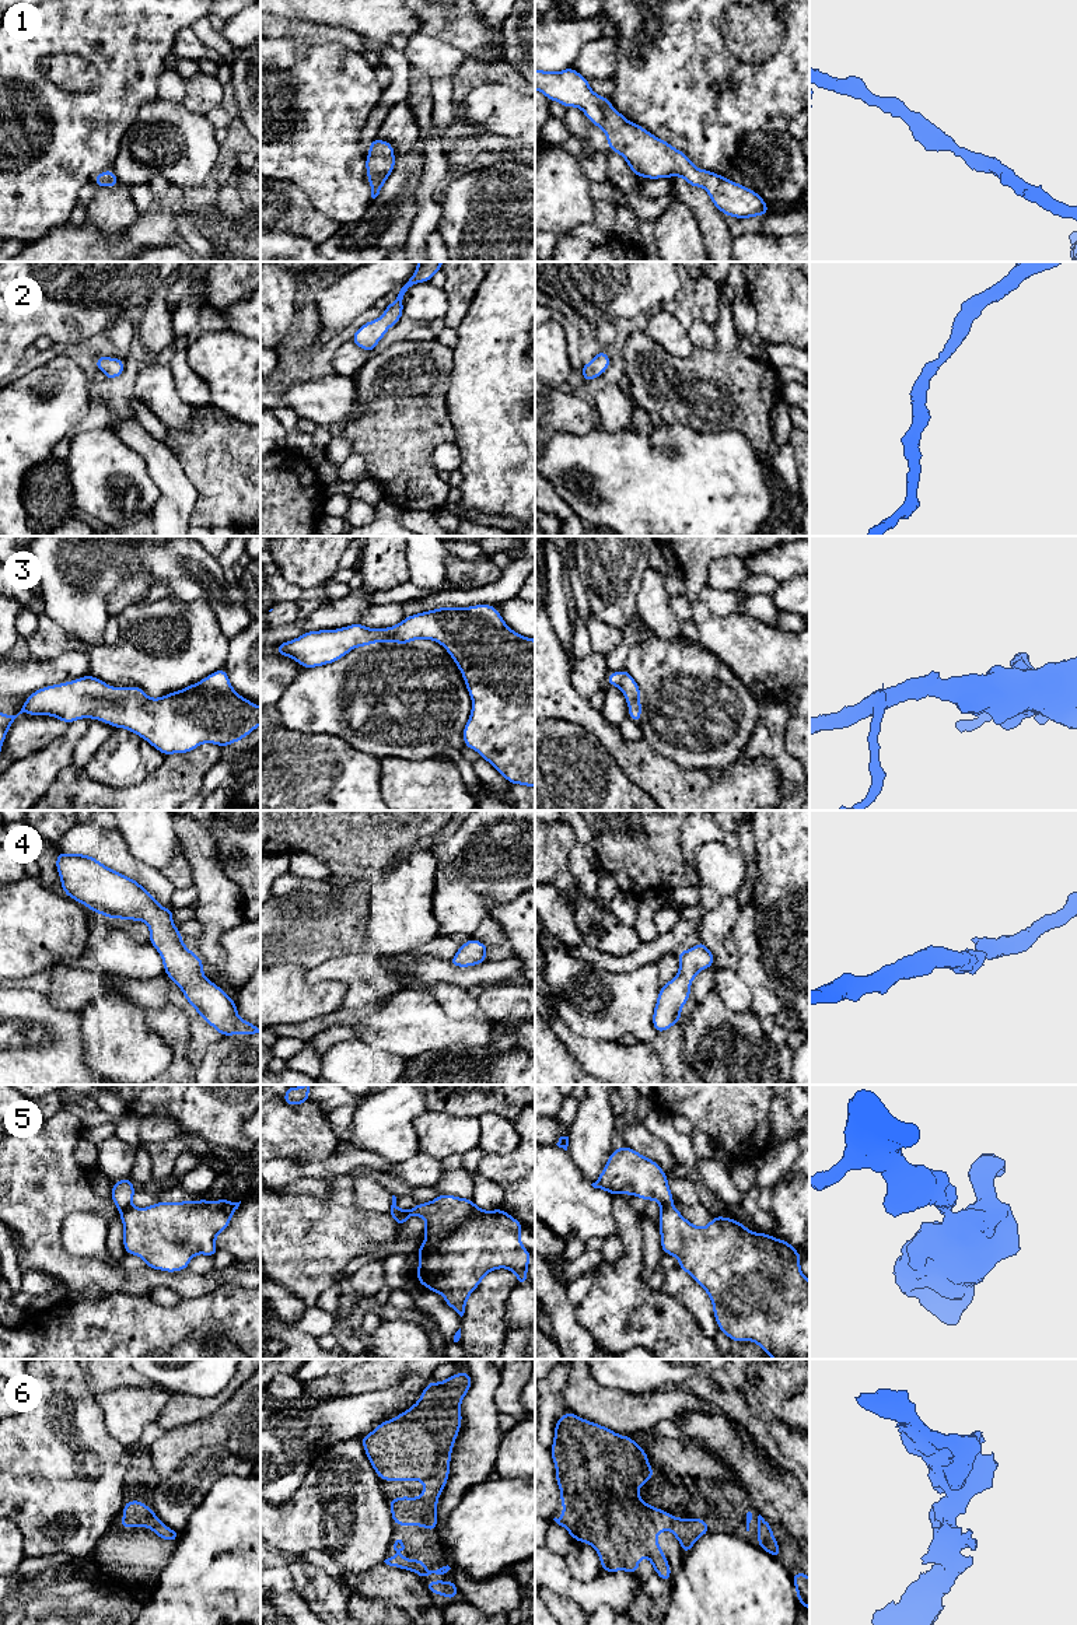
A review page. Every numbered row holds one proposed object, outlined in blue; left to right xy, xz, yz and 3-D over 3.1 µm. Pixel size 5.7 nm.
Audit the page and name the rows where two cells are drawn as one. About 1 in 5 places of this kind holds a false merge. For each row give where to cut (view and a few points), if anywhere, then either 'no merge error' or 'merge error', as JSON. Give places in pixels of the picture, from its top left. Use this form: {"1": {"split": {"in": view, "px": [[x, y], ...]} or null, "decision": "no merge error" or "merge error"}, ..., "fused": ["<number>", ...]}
{"1": {"split": null, "decision": "no merge error"}, "2": {"split": null, "decision": "no merge error"}, "3": {"split": null, "decision": "no merge error"}, "4": {"split": null, "decision": "no merge error"}, "5": {"split": {"in": "xz", "px": [[405, 1211], [398, 1223]]}, "decision": "merge error"}, "6": {"split": null, "decision": "no merge error"}, "fused": ["5"]}

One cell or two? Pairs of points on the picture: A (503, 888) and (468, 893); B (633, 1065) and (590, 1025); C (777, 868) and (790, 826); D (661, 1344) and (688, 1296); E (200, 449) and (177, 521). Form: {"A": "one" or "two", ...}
{"A": "one", "B": "two", "C": "one", "D": "two", "E": "two"}

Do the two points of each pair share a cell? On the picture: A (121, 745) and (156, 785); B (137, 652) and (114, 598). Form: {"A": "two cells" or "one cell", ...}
{"A": "two cells", "B": "two cells"}

